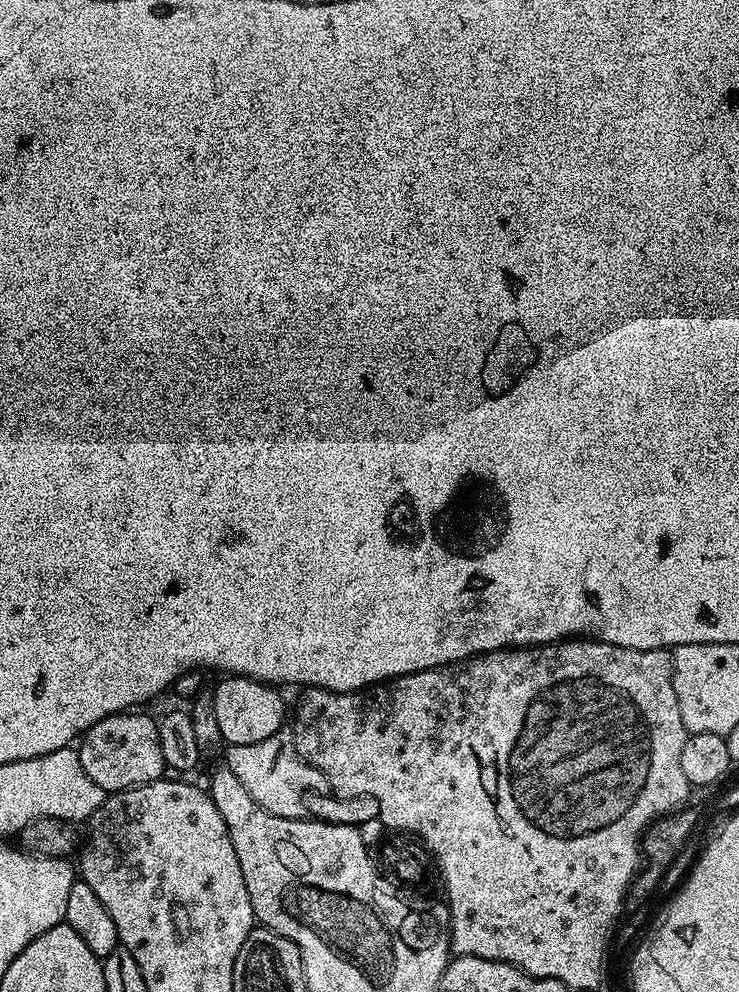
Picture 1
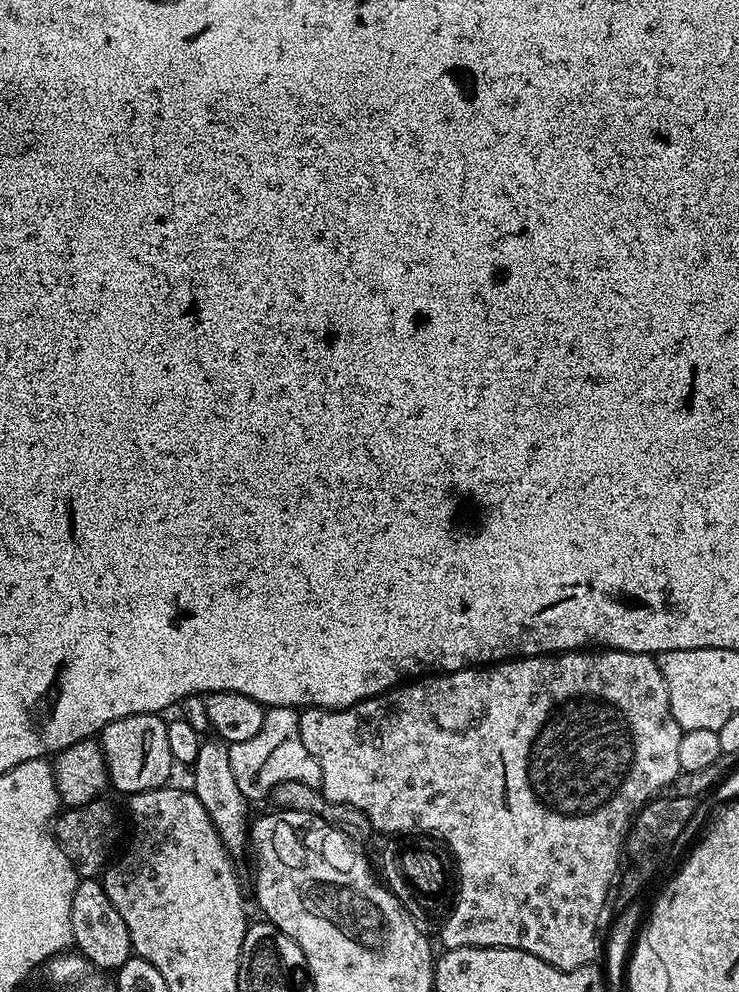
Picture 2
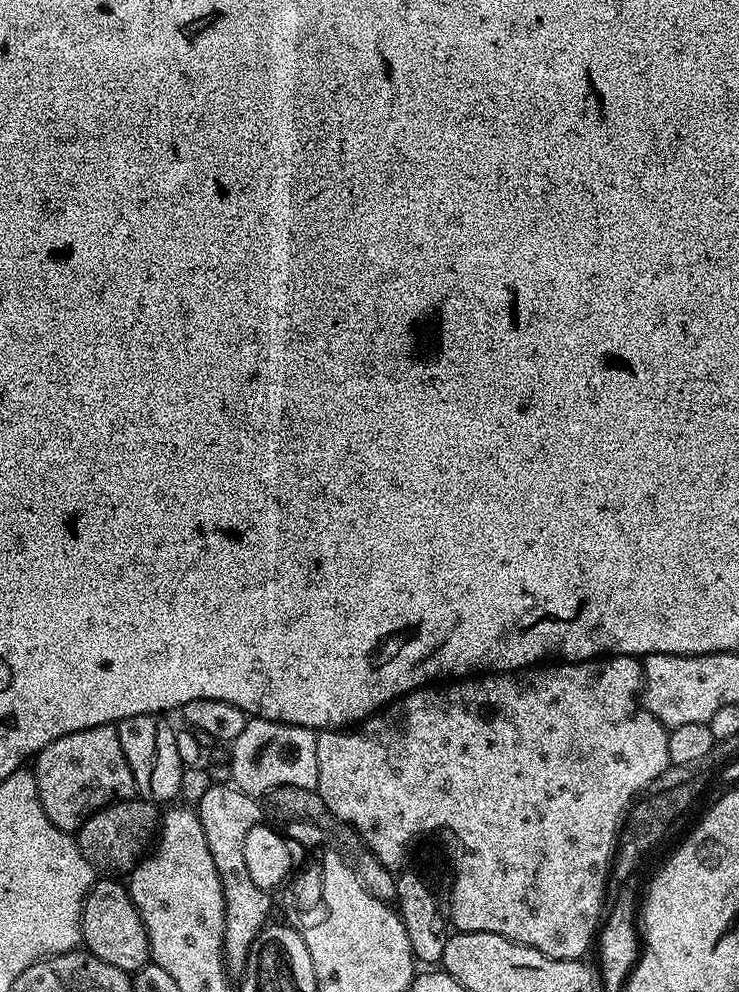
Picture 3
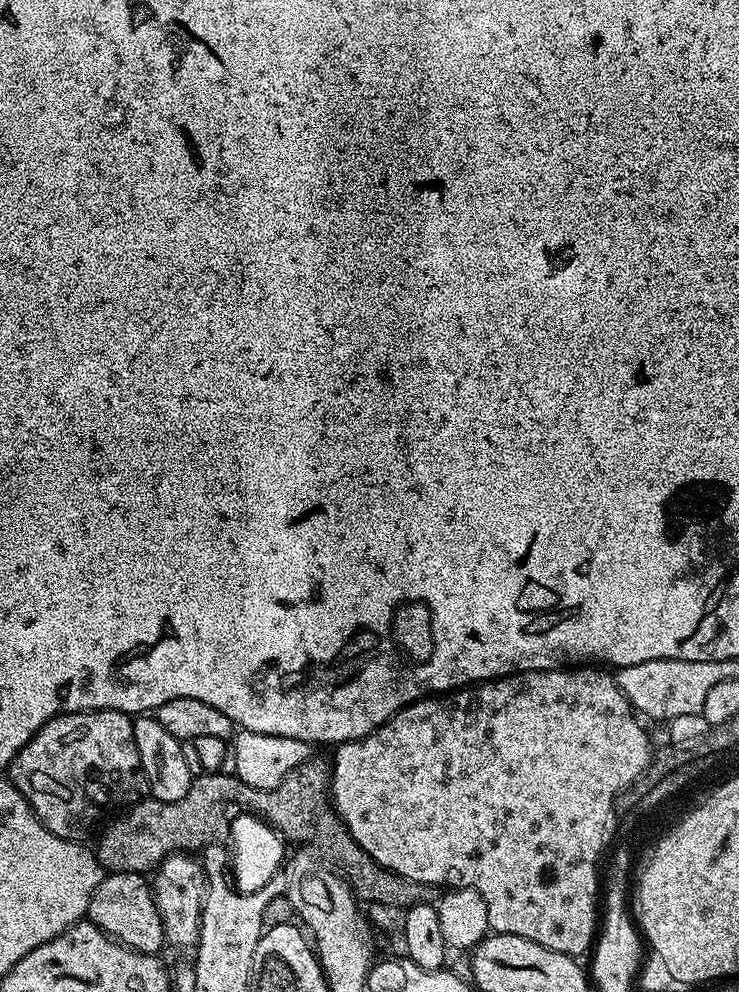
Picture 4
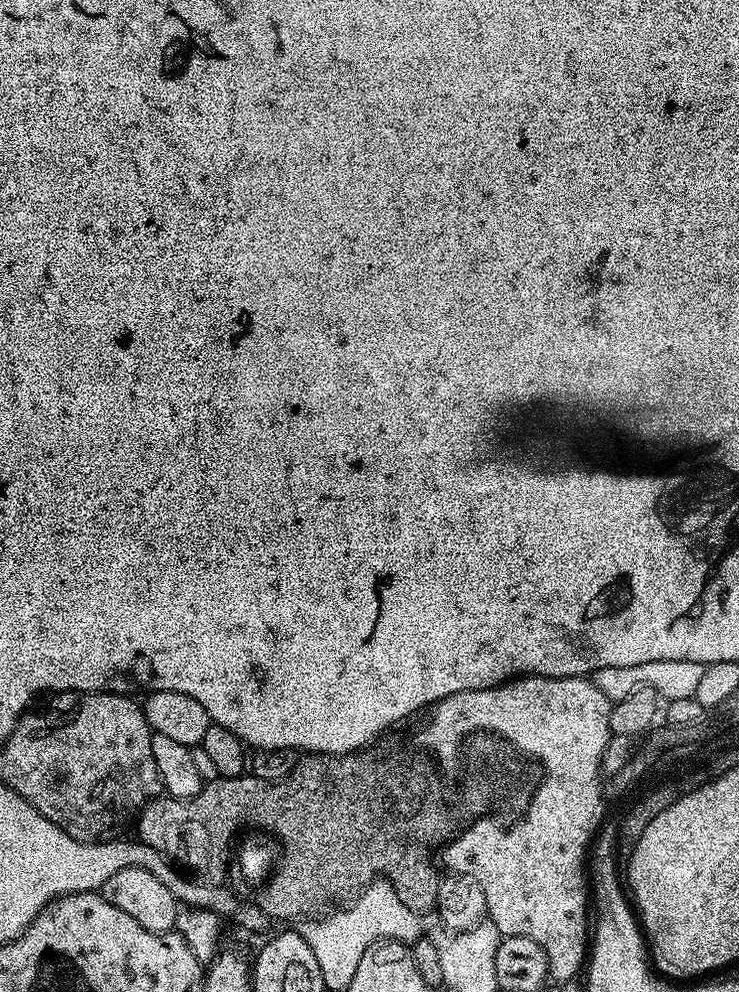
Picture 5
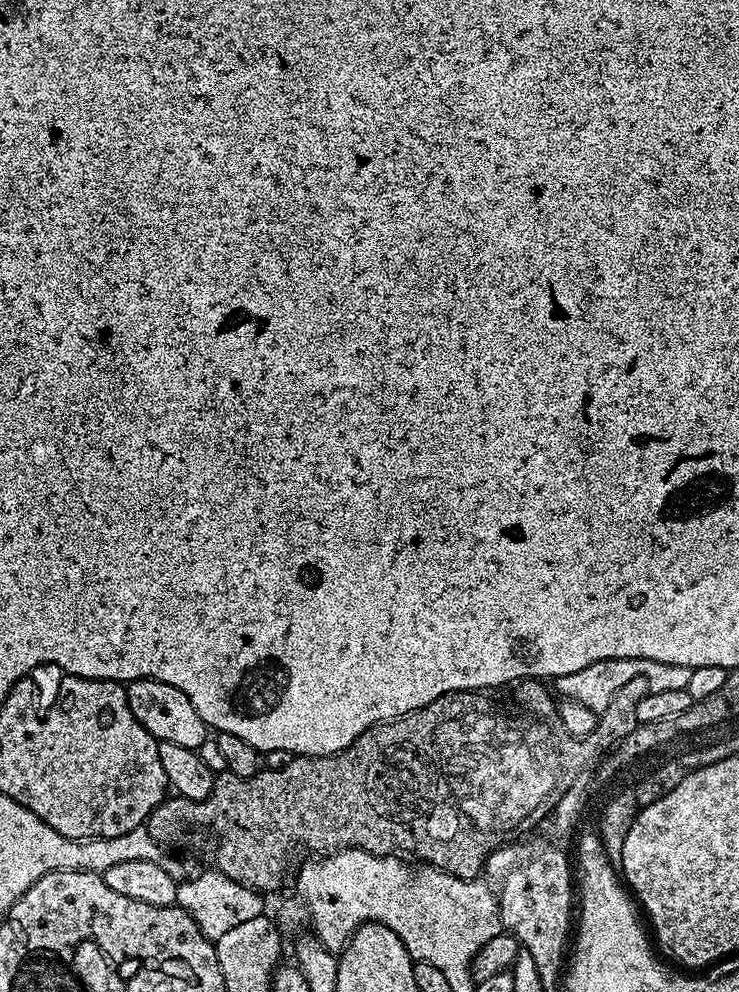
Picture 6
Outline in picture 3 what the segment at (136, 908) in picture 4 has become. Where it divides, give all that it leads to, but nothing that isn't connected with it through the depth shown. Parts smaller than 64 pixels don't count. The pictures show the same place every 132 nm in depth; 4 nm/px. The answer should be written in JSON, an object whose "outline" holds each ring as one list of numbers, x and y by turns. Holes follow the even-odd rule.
{"outline":[[100,878,88,890,80,919,82,944,93,956,118,966,118,970,134,974,143,964,149,963,146,926,130,898,127,887,116,878]]}

